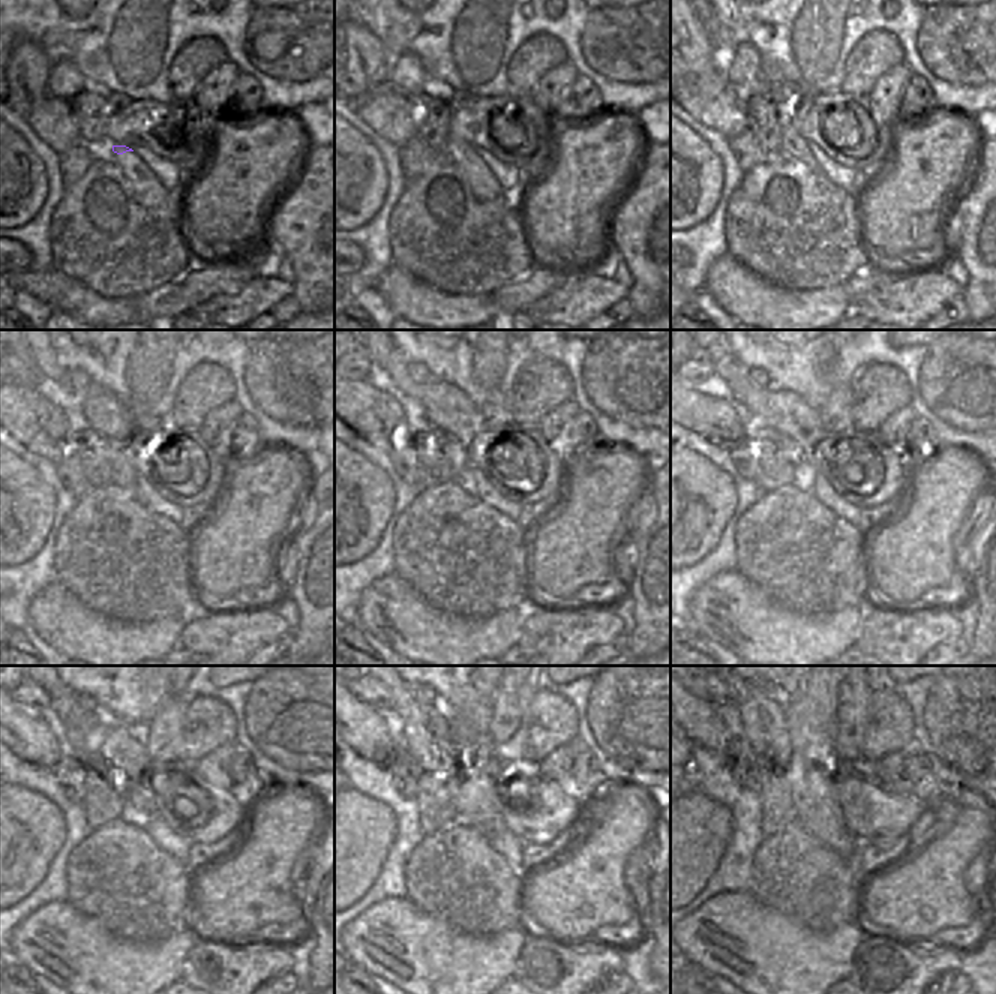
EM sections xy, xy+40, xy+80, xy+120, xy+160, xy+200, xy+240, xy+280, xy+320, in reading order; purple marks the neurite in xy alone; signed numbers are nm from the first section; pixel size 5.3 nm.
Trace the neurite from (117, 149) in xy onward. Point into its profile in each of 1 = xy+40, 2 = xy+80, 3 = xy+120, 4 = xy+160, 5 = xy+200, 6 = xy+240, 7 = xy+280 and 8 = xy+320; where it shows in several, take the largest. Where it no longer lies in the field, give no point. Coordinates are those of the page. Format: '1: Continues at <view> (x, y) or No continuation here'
1: Continues at xy+40 (453, 146)
2: Continues at xy+80 (792, 143)
3: Continues at xy+120 (123, 474)
4: Continues at xy+160 (456, 452)
5: Continues at xy+200 (795, 455)
6: Continues at xy+240 (143, 790)
7: Continues at xy+280 (479, 795)
8: Continues at xy+320 (812, 712).

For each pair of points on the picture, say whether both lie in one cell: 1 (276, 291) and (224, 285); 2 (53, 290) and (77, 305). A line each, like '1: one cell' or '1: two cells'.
1: two cells
2: two cells

